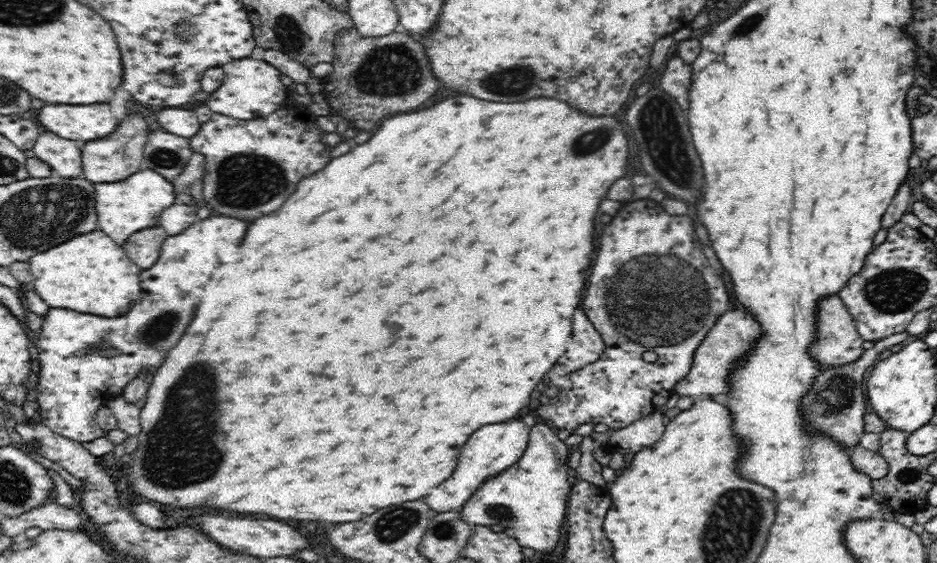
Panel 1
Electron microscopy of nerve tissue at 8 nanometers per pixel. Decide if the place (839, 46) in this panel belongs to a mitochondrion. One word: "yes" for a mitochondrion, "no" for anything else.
no

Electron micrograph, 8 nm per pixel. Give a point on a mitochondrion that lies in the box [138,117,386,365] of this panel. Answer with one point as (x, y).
(242, 180)

